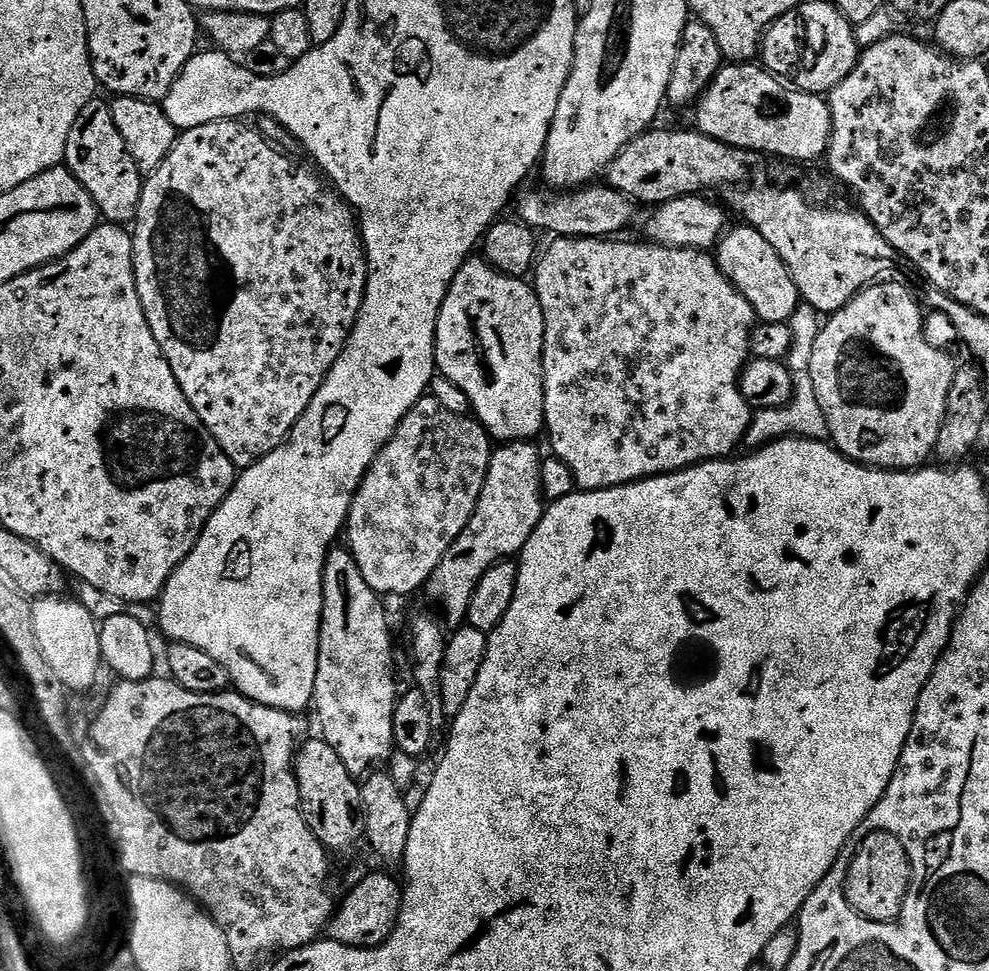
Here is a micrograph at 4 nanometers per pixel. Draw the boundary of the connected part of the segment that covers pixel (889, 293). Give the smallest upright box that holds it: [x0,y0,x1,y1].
[808,282,958,470]

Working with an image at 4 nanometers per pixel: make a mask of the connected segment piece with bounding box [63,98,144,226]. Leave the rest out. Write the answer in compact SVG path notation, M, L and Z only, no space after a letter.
M92 100L78 114L66 142L63 163L88 191L97 213L105 221L124 226L136 219L144 180L134 158L130 158L130 150L126 150L126 142L122 142L122 134L118 134L118 126L114 126L111 103L103 104L102 100Z

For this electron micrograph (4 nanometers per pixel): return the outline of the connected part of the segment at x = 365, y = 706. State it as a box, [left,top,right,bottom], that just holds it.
[312,547,398,778]

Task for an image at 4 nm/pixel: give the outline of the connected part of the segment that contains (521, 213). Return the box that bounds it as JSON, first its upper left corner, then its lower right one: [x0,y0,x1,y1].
[514,182,638,240]

